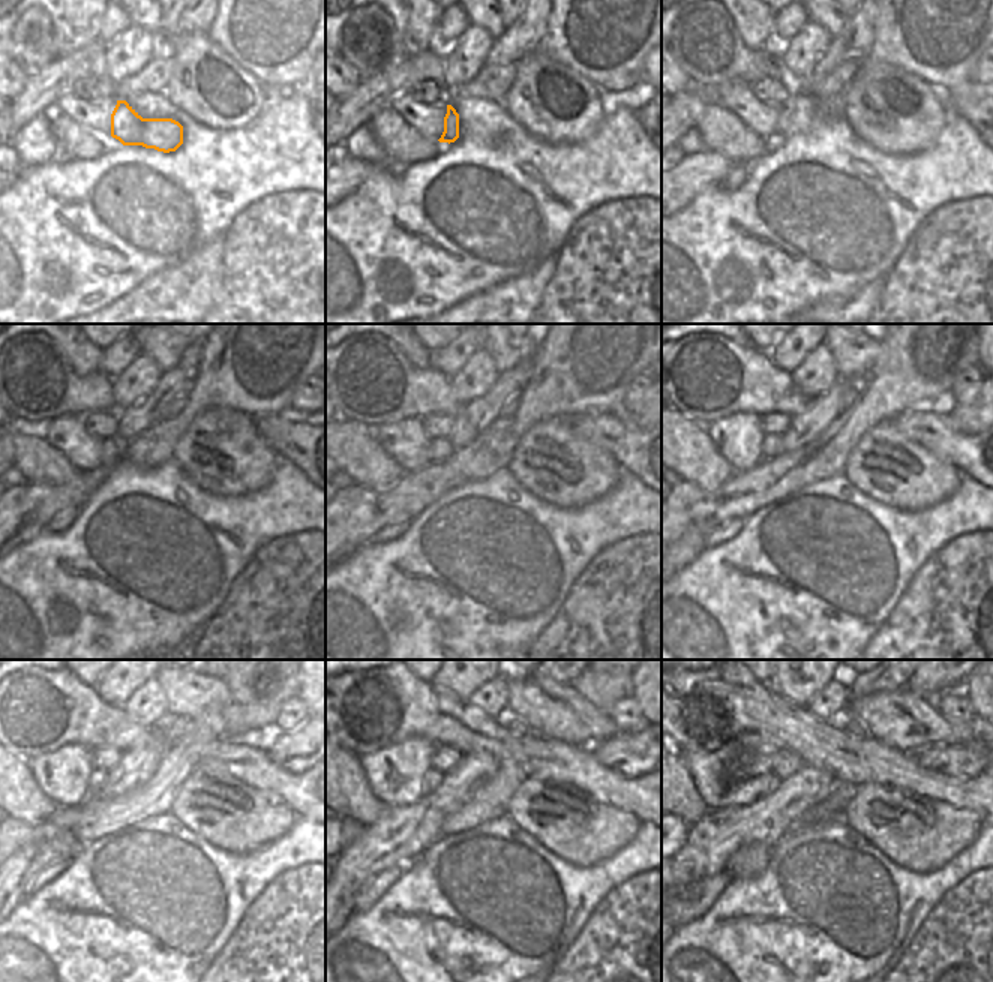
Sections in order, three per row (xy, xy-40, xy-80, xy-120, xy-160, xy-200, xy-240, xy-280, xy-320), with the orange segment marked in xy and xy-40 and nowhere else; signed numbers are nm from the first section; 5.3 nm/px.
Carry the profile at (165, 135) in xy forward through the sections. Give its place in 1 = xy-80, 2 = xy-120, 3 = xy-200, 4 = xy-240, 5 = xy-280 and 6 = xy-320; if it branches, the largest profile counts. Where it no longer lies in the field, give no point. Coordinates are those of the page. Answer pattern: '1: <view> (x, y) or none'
1: xy-80 (783, 120)
2: xy-120 (111, 450)
3: xy-200 (771, 446)
4: xy-240 (98, 777)
5: xy-280 (432, 780)
6: xy-320 (771, 783)

